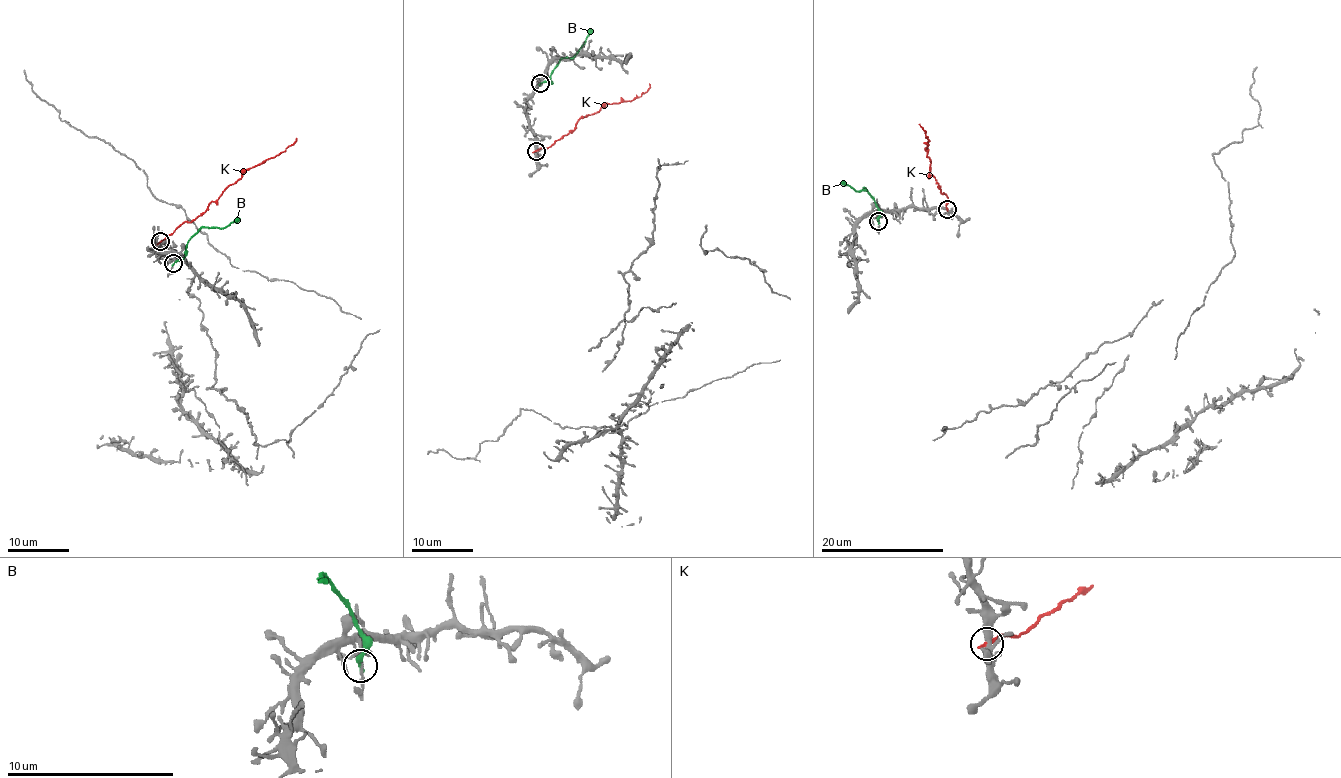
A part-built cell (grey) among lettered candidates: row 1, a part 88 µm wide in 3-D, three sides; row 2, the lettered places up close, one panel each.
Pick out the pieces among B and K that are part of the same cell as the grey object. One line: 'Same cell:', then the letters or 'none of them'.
Same cell: none of them

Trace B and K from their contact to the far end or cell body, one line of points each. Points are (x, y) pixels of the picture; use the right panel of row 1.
B: (878, 221), (879, 214), (874, 197), (865, 188), (855, 191), (842, 181)
K: (947, 208), (948, 198), (929, 173), (931, 162), (925, 149), (929, 138), (918, 124)

